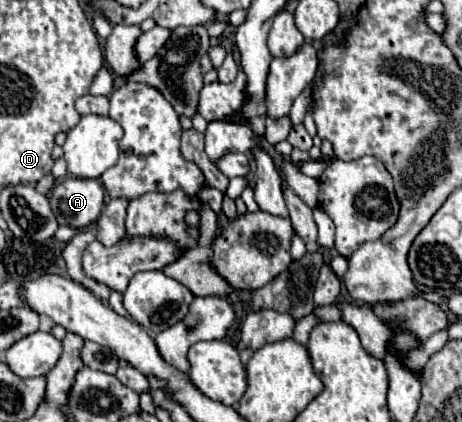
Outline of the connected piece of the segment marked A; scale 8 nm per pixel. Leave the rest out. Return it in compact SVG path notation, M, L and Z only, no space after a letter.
M68 177L50 191L50 205L58 225L86 229L100 217L104 207L104 187L96 179Z

